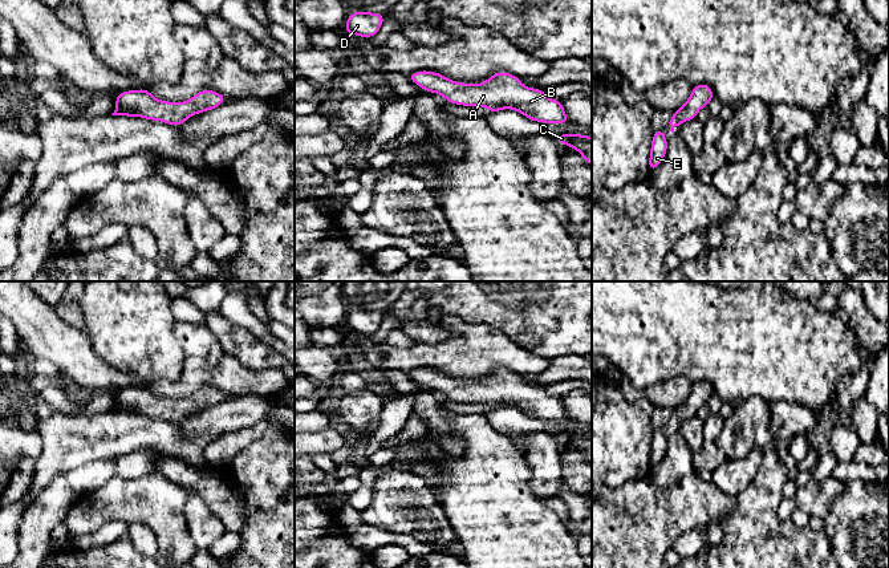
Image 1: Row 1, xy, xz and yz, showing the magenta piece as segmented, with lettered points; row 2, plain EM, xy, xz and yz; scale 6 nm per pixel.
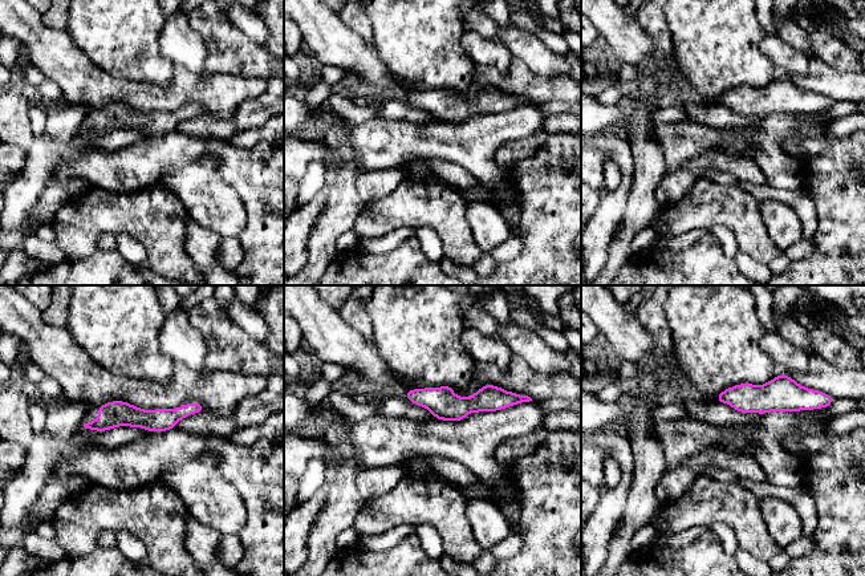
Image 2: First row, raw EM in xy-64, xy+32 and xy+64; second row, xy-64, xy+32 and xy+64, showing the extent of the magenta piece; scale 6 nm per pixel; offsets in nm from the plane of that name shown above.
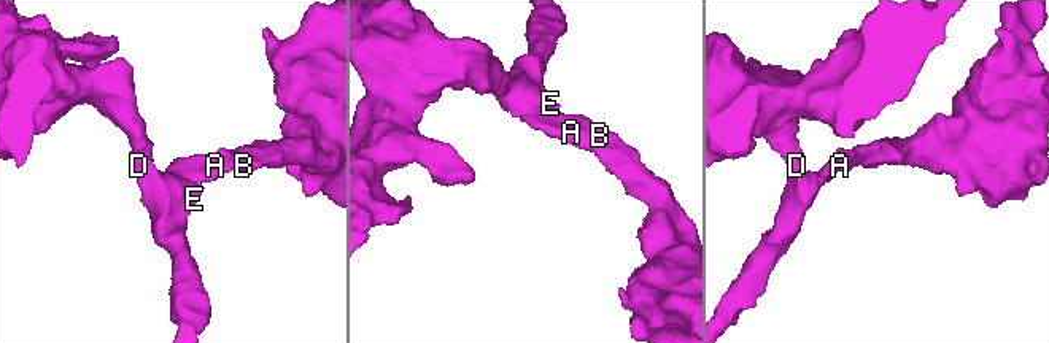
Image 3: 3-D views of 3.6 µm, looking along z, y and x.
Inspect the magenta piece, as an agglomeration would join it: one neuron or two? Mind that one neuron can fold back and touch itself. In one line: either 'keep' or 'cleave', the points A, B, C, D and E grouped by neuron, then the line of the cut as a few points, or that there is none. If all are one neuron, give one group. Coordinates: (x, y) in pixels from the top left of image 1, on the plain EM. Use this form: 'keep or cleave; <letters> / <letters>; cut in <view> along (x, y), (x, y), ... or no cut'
keep; A B C D E; no cut

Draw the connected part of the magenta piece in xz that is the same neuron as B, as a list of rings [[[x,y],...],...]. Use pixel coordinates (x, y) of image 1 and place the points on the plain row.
[[[421,368],[409,377],[425,389],[441,391],[446,399],[462,403],[482,403],[491,410],[512,406],[531,418],[568,421],[560,397],[551,397],[545,388],[527,385],[520,376],[507,369],[494,370],[482,381],[455,380],[441,370]]]

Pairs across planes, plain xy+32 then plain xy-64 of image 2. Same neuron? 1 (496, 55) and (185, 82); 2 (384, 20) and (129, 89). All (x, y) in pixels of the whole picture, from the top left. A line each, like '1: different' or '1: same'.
1: different
2: different

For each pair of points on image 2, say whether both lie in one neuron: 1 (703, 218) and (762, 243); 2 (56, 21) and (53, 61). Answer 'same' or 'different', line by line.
1: same
2: different

